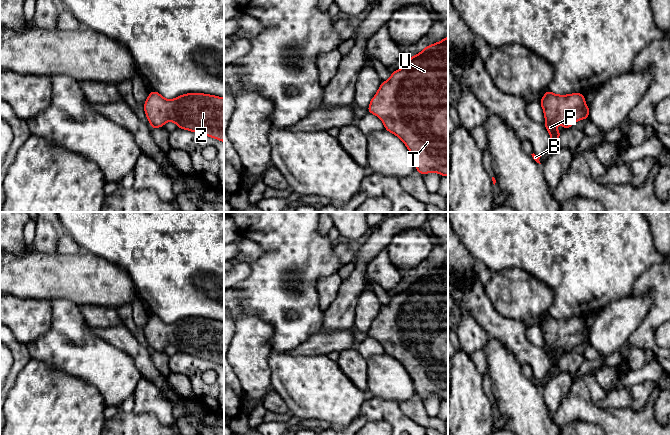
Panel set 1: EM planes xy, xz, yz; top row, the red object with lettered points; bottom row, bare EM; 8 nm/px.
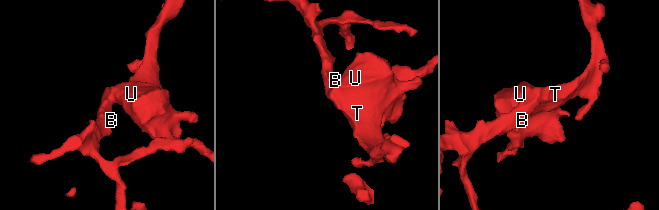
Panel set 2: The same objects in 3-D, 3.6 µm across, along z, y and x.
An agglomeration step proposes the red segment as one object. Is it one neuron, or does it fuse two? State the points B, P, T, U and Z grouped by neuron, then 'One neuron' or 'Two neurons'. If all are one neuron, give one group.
Groups: B P T U Z. One neuron

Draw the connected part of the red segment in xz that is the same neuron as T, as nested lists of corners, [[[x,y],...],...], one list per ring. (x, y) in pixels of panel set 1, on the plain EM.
[[[448,260],[426,270],[421,277],[411,280],[404,291],[392,296],[390,303],[382,306],[367,333],[383,345],[387,355],[404,366],[420,398],[437,396],[448,400]]]

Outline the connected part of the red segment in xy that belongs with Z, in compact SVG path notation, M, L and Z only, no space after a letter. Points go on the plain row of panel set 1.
M151 315L144 335L151 352L160 352L172 345L178 352L213 361L224 366L224 322L202 318L183 318L167 324Z

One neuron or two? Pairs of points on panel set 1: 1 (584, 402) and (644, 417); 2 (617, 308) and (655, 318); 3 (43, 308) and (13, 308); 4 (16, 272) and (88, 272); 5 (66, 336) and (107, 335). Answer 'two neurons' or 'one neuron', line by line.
1: one neuron
2: two neurons
3: one neuron
4: one neuron
5: two neurons

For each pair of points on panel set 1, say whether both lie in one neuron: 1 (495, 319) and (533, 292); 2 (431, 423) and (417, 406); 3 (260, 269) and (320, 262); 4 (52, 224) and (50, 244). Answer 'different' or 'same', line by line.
1: different
2: same
3: same
4: same

